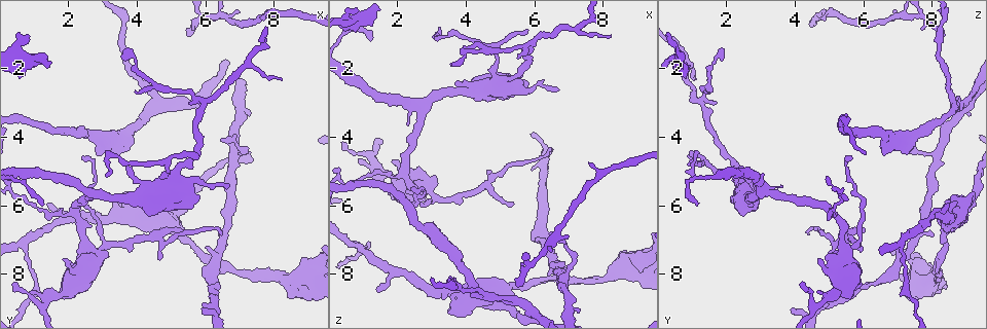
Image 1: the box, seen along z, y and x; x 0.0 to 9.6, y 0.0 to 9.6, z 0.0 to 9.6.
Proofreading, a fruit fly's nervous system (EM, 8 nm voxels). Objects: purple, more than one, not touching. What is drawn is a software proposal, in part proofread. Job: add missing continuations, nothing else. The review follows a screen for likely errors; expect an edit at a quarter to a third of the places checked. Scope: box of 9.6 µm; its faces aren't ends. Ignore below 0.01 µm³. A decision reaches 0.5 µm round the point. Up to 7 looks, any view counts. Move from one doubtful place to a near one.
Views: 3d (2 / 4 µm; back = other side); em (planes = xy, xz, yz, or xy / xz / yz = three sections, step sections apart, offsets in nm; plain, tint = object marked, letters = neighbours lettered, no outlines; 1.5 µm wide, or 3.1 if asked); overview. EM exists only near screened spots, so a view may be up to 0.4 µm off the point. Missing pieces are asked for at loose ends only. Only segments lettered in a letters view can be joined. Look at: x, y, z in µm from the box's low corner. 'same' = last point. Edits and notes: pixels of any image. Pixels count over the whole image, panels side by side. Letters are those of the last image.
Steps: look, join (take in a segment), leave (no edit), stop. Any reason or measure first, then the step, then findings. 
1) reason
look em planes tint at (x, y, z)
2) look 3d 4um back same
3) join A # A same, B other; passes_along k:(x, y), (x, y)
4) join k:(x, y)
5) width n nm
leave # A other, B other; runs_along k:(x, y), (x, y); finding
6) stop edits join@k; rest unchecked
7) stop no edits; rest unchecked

thin end
look em planes tint at (3.10, 5.10, 1.05)

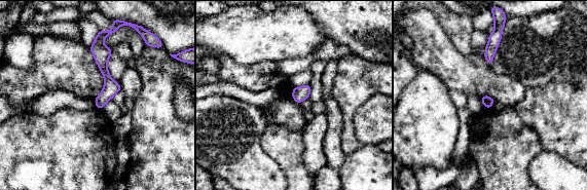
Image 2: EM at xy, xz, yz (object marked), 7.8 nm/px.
see the neighbours
look em planes letters same

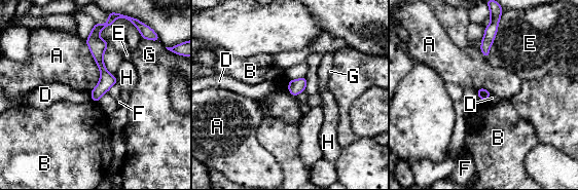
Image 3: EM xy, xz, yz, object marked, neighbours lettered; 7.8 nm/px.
leave # A other, B other, D other, E other, F other, G other, H other; runs_along 3:(98, 30), (103, 86), (95, 98); none of them fits

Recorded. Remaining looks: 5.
branch stops here
look 3d 2um back at (5.70, 2.95, 1.50)

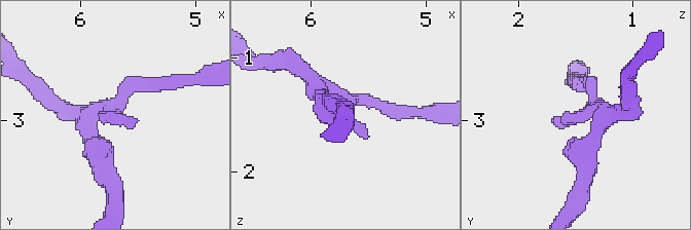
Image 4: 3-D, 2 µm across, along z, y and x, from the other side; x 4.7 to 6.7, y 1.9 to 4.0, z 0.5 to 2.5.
arms 3; now the EM
look em xy step 4 letters at (5.66, 2.96, 1.56)

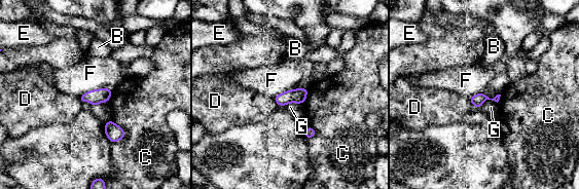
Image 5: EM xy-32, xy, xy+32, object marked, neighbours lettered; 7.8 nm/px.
look em planes letters same

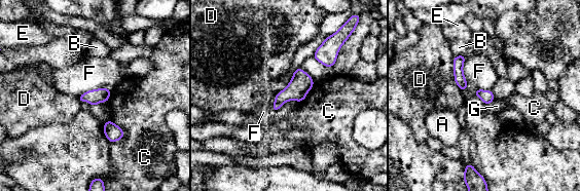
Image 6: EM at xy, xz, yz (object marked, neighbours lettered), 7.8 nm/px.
leave # A other, B other, C other, D other, E other, F other, G other; none of them fits

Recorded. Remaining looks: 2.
stop no edits; rest unchecked

